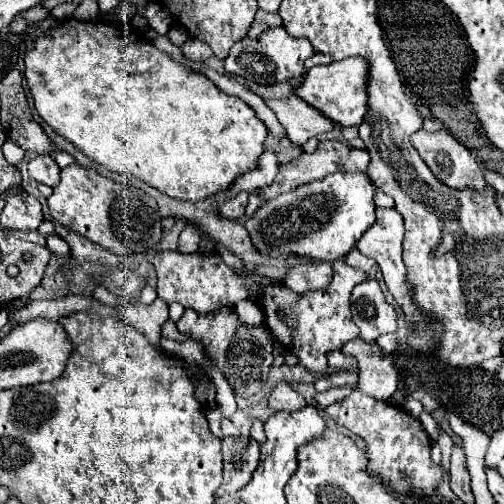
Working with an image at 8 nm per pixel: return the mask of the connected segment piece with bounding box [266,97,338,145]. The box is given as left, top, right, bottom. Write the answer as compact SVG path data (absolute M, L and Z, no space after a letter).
M290 97L288 101L276 101L270 99L266 105L276 113L278 121L286 129L286 135L290 141L304 145L310 137L316 137L320 133L330 133L338 125L334 121L328 121L318 109L312 109L312 105L306 105L304 99Z

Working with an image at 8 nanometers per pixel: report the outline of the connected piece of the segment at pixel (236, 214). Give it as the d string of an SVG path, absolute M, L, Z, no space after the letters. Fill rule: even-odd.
M238 193L234 199L218 201L220 215L226 219L240 219L244 215L246 205L248 205L248 193Z

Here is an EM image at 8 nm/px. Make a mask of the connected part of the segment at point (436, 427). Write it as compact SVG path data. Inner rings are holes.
M422 413L422 415L420 415L420 423L422 423L424 431L426 431L432 439L438 439L442 427L440 427L440 423L438 423L430 413Z

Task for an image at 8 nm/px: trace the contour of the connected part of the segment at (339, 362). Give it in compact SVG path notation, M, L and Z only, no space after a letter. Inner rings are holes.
M340 351L326 353L326 359L328 359L328 365L332 367L352 367L356 371L356 361L352 357L344 357Z

